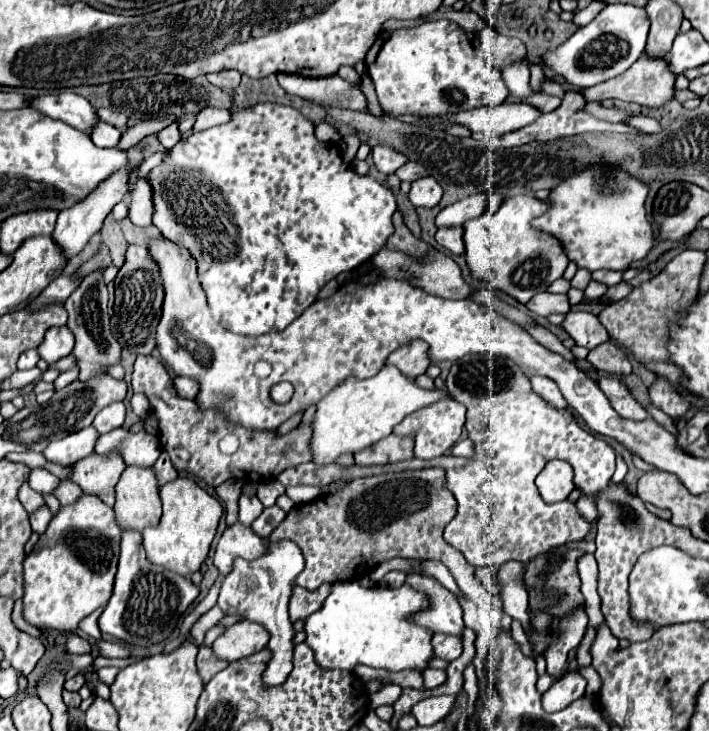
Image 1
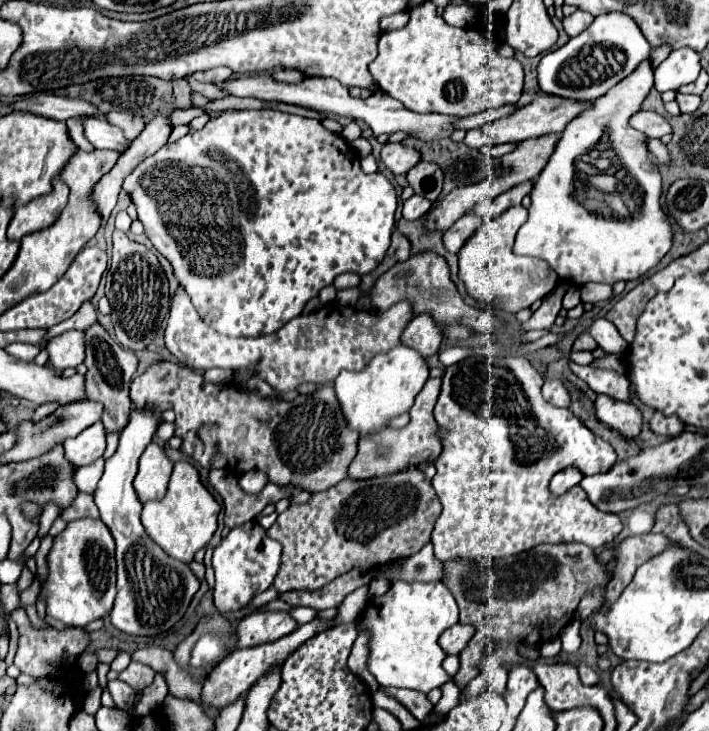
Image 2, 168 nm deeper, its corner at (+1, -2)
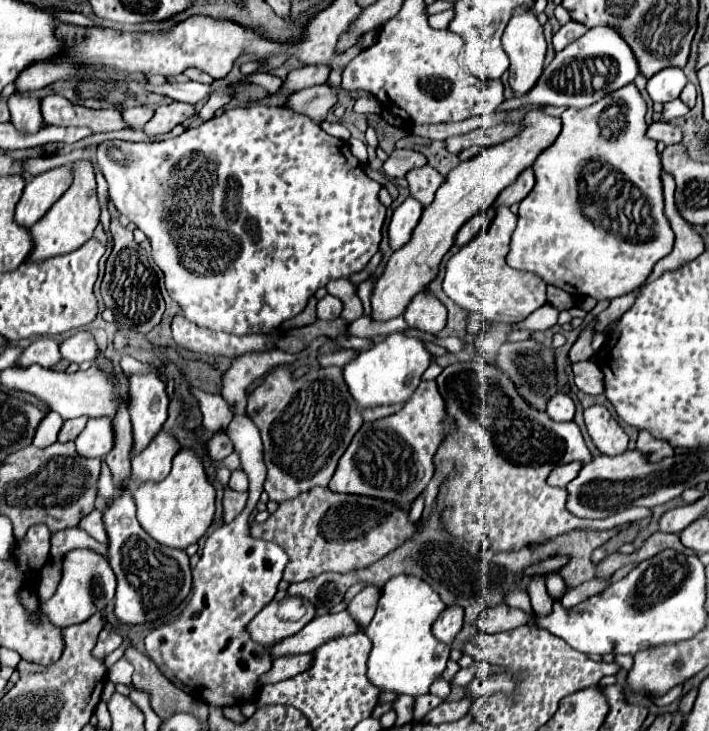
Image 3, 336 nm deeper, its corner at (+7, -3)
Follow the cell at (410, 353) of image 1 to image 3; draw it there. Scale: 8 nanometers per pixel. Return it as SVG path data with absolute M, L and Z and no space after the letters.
M423 291L417 297L413 297L413 301L407 305L403 317L407 319L407 323L411 327L437 335L445 327L447 309L431 291Z

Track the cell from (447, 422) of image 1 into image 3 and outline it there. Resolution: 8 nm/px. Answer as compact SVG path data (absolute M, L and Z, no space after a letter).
M405 403L396 404L396 405L377 405L377 407L373 407L373 409L365 409L363 411L363 419L365 421L375 421L375 419L381 419L381 417L385 417L385 415L393 415L395 411L399 411Z

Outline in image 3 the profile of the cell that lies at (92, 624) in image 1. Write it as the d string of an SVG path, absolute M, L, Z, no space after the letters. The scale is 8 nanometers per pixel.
M122 657L109 670L107 678L114 684L128 685L132 681L133 666Z

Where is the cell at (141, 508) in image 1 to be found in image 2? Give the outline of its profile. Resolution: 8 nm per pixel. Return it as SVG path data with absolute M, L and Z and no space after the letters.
M151 442L139 460L139 470L133 482L141 504L149 500L161 500L165 496L171 470L173 464L167 460L163 448L157 442Z

